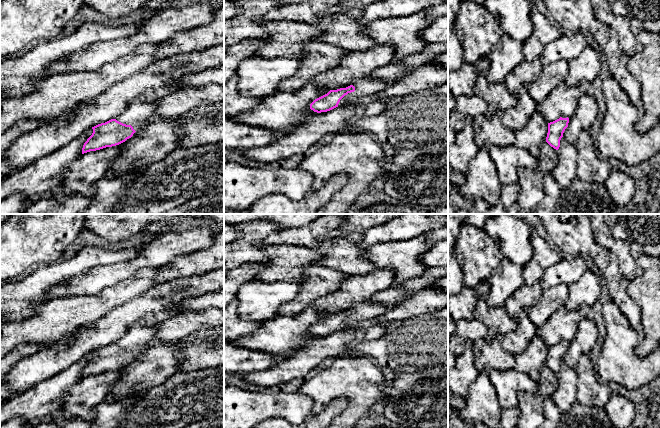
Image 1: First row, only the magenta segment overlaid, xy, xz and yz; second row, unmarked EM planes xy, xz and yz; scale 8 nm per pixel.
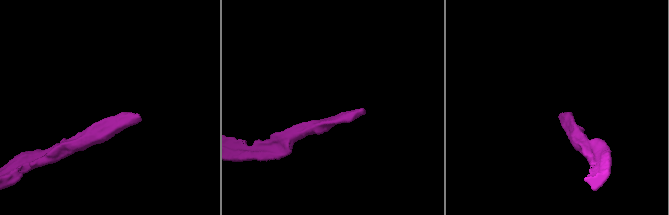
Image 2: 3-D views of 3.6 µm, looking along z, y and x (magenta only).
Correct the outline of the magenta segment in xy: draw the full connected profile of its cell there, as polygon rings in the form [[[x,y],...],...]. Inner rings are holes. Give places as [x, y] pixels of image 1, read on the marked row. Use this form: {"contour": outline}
{"contour": [[[142,96],[130,103],[115,119],[92,127],[93,133],[84,143],[82,154],[116,146],[131,138],[154,117],[157,100],[149,101]]]}

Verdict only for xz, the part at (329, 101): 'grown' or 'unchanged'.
grown

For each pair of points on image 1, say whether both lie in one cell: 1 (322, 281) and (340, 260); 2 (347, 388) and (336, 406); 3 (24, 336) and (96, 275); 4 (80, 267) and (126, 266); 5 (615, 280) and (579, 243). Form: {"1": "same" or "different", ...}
{"1": "different", "2": "different", "3": "different", "4": "different", "5": "same"}

